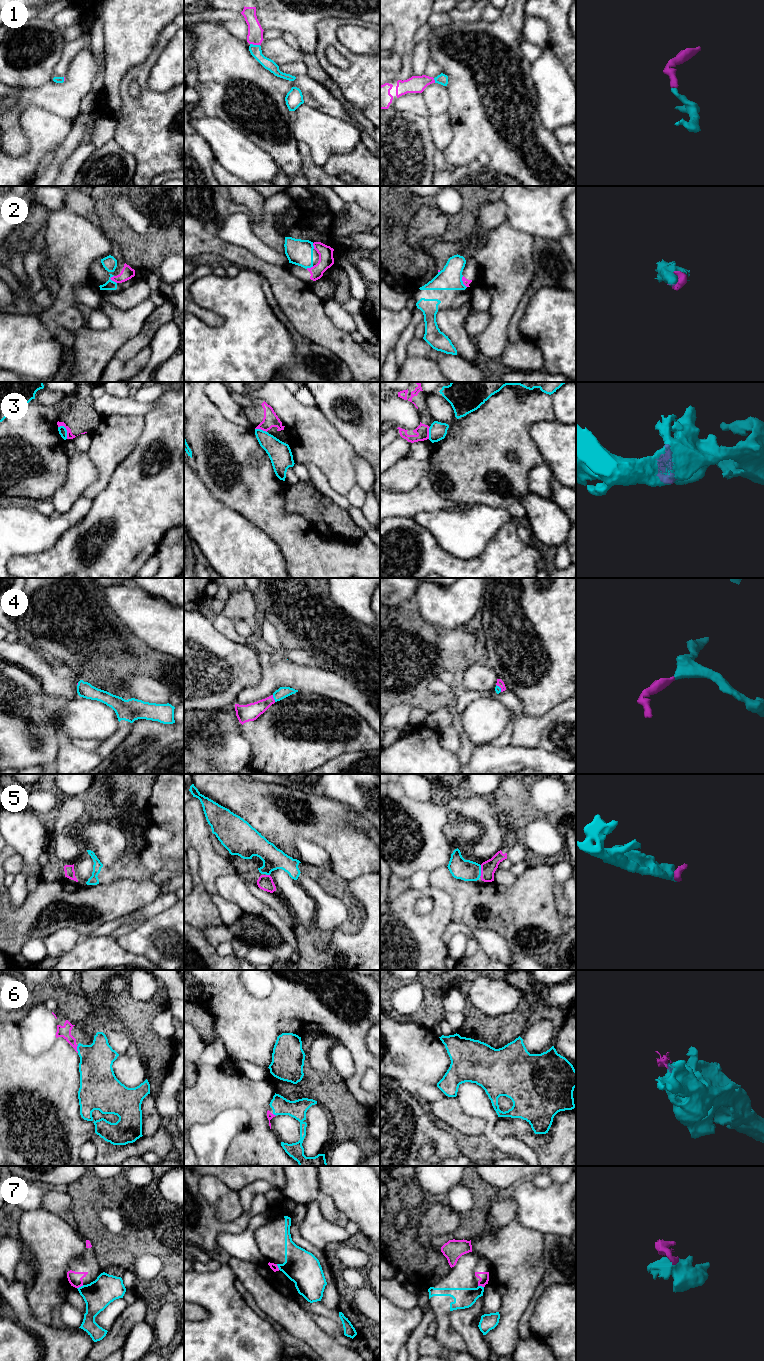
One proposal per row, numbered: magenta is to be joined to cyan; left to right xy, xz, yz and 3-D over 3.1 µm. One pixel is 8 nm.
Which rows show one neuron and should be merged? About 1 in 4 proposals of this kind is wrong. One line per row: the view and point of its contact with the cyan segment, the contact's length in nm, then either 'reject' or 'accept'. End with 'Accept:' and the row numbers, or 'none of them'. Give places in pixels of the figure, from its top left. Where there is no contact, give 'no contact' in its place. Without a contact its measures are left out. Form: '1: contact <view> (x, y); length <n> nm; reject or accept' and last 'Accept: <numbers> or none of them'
1: contact xz (255, 45); length 80 nm; accept
2: contact yz (462, 282); length 100 nm; reject
3: contact xy (66, 430); length 130 nm; reject
4: contact xz (273, 697); length 60 nm; accept
5: contact yz (480, 871); length 100 nm; accept
6: contact xy (77, 1049); length 60 nm; accept
7: contact xy (81, 1286); length 60 nm; reject
Accept: 1, 4, 5, 6

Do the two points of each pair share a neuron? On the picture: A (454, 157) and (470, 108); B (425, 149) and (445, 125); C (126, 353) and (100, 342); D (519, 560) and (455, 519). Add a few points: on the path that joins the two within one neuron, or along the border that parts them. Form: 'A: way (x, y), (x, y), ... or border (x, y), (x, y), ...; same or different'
A: way (466, 145), (470, 138), (470, 120); same
B: border (427, 117), (432, 142), (436, 148); different
C: border (136, 335), (127, 340), (114, 356); different
D: border (504, 523), (486, 547), (473, 558); different

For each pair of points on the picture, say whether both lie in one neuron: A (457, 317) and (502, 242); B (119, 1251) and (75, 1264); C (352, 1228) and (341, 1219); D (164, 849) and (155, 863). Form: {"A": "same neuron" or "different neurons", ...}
{"A": "different neurons", "B": "different neurons", "C": "different neurons", "D": "same neuron"}

